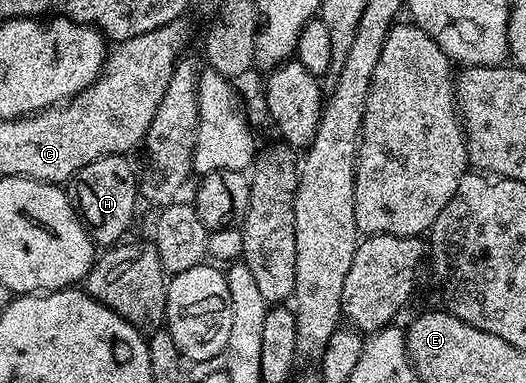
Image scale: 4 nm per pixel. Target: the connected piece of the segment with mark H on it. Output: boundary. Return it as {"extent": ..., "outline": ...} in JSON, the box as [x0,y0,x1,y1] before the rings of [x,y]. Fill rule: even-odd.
{"extent":[71,155,139,247],"outline":[[[125,155],[115,157],[104,157],[103,159],[95,159],[95,163],[87,163],[87,167],[83,167],[71,179],[71,200],[73,208],[76,209],[78,217],[85,224],[85,230],[94,242],[101,247],[112,247],[122,240],[121,237],[129,229],[129,224],[133,221],[133,211],[139,202],[139,177],[129,166],[130,158]]]}

